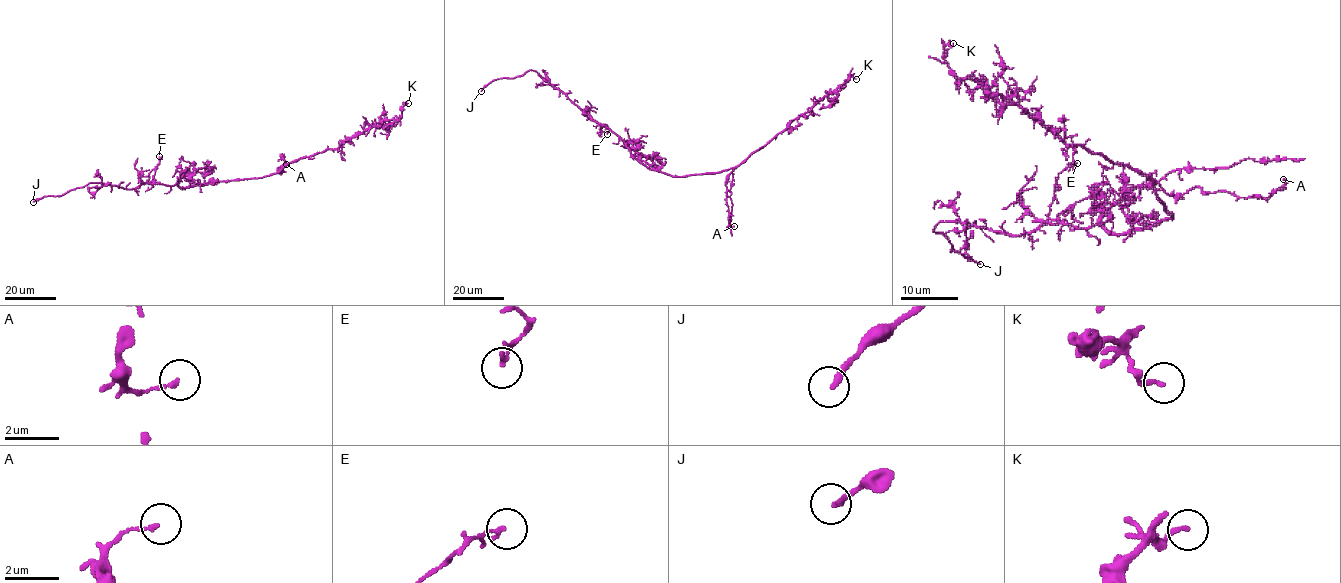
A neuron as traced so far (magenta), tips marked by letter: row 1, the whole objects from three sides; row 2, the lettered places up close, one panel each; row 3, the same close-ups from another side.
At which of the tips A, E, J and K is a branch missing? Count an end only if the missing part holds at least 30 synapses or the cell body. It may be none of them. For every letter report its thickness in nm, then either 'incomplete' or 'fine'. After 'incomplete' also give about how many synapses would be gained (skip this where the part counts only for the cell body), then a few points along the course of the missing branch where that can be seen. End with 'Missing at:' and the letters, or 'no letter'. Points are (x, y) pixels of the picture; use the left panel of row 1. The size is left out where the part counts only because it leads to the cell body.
A: 150 nm thick; fine
E: 110 nm thick; fine
J: 240 nm thick; incomplete
K: 160 nm thick; fine
Missing at: J

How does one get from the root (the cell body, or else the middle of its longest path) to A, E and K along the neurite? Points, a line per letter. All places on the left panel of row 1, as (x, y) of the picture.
A: (224, 181), (269, 176), (285, 165), (280, 171), (278, 168), (281, 172), (280, 167), (286, 164)
E: (224, 181), (185, 188), (149, 182), (149, 173), (159, 163), (159, 156)
K: (224, 181), (269, 176), (301, 158), (336, 149), (344, 141), (384, 120), (399, 119), (402, 107), (408, 103)

